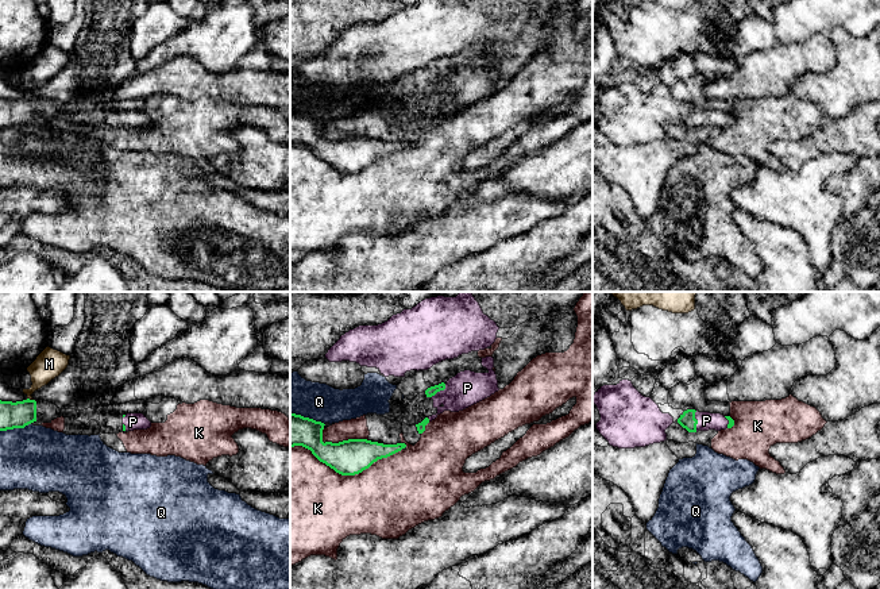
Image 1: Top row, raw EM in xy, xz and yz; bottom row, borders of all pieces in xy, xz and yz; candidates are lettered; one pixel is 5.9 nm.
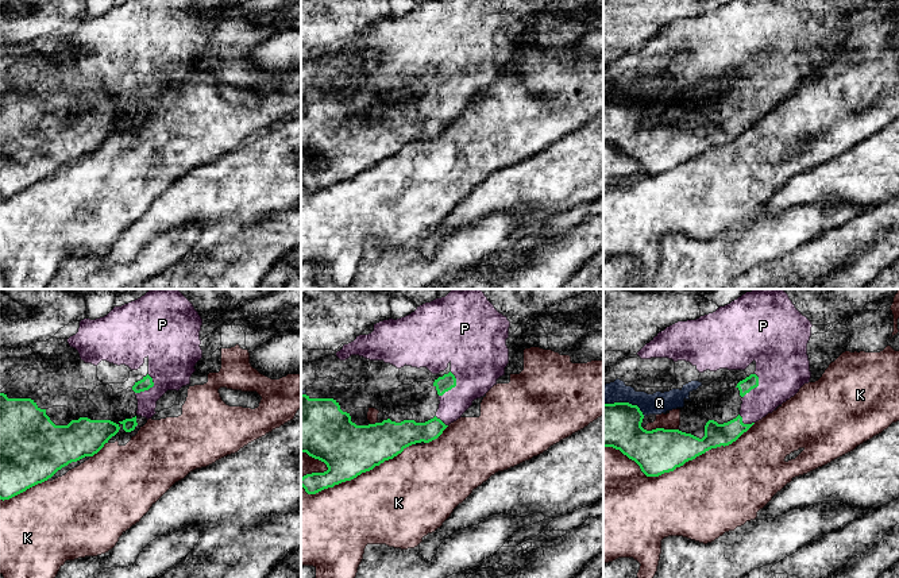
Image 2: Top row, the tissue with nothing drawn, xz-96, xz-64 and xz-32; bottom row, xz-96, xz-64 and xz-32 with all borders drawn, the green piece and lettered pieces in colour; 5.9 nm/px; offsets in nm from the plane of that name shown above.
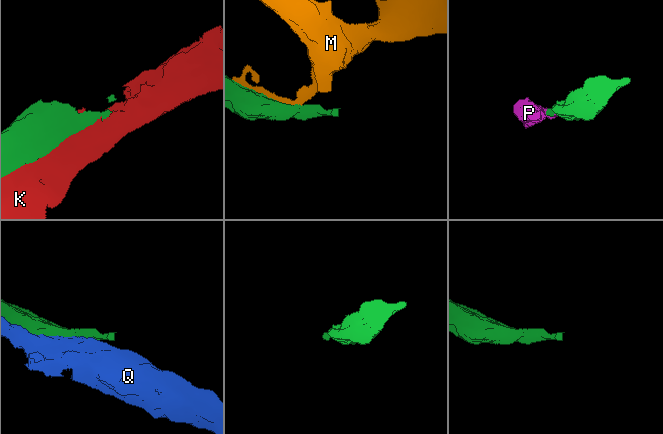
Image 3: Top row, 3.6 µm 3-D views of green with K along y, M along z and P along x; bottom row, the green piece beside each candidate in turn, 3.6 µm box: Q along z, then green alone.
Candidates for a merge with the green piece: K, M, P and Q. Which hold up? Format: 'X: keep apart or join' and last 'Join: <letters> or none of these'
K: keep apart
M: keep apart
P: join
Q: keep apart
Join: P

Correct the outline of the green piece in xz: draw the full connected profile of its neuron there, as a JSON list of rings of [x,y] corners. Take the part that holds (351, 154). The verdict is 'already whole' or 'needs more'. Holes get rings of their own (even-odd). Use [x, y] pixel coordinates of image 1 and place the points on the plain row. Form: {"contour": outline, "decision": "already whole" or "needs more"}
{"contour": [[[290,111],[290,145],[302,143],[323,161],[341,173],[355,173],[374,159],[406,145],[405,140],[383,142],[367,136],[348,136],[339,140],[323,139],[324,120]]], "decision": "already whole"}

